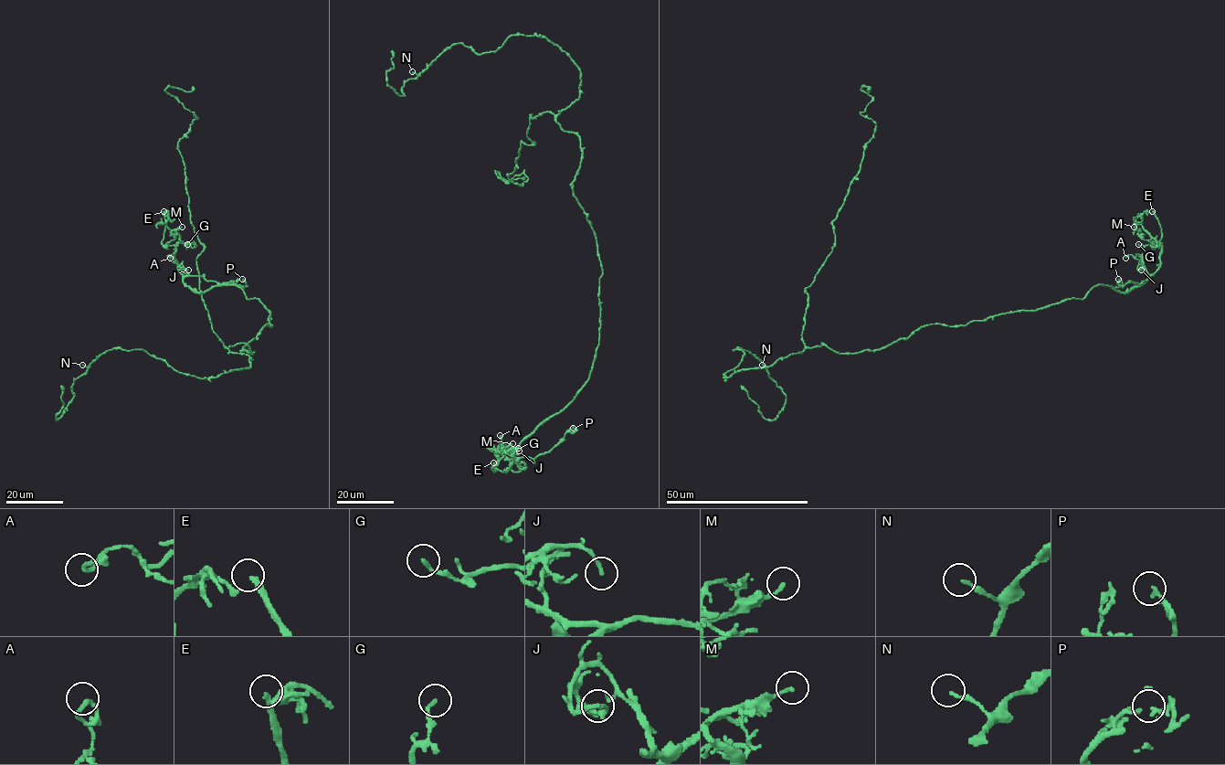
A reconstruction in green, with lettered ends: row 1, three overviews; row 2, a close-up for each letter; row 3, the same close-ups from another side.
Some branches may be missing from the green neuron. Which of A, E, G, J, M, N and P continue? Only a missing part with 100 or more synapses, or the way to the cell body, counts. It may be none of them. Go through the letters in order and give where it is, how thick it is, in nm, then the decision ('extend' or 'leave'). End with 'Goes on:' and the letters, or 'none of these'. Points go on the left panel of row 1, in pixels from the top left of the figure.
A: place (170, 258); calibre 220 nm; leave
E: place (163, 211); calibre 240 nm; extend
G: place (187, 244); calibre 170 nm; leave
J: place (188, 270); calibre 170 nm; leave
M: place (182, 227); calibre 170 nm; leave
N: place (82, 365); calibre 150 nm; leave
P: place (242, 279); calibre 200 nm; leave
Goes on: E

